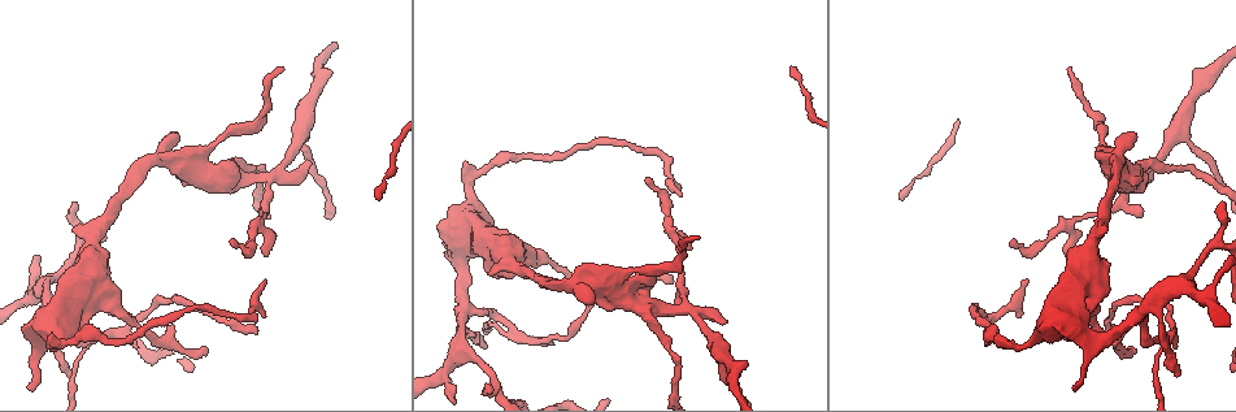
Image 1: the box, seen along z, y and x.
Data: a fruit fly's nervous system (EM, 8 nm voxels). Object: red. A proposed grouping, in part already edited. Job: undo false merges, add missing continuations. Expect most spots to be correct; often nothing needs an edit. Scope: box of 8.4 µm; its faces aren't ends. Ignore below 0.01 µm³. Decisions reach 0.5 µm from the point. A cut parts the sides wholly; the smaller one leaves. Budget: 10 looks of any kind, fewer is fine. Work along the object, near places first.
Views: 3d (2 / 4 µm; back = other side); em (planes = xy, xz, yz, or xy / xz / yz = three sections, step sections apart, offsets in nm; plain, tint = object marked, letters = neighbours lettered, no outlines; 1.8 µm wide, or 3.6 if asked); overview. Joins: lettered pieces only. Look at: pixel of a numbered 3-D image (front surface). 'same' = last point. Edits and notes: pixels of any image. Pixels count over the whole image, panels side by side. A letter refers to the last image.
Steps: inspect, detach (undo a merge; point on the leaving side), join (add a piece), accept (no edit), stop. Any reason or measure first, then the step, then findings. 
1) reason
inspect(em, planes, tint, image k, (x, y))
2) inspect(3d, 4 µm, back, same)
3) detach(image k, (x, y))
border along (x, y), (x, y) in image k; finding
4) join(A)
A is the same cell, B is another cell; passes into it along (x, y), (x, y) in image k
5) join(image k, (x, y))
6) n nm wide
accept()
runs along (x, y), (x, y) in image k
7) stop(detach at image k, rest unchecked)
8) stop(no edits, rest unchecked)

free end
inspect(em, xy, step 8, tint, image 1, (482, 344))

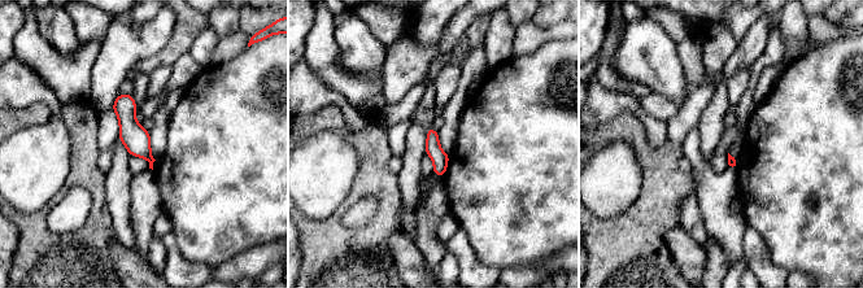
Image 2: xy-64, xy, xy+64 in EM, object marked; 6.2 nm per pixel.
inspect(em, planes, letters, same)

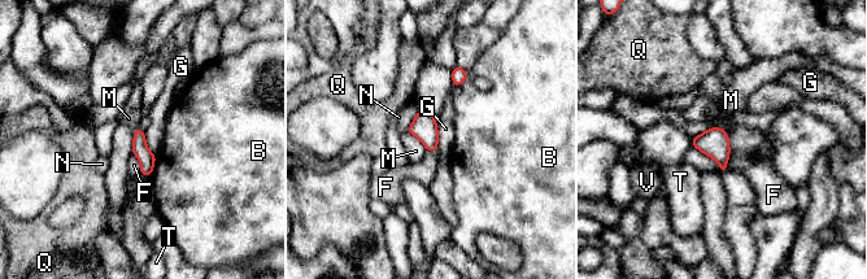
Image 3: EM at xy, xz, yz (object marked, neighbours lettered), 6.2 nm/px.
accept()
B, F, G, M, N, Q, T and V are other cells; border along (435, 118), (438, 129), (436, 151) in image 3; no lettered piece goes on from it

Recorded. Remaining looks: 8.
sharp bend
inspect(em, planes, letters, image 1, (1101, 286))

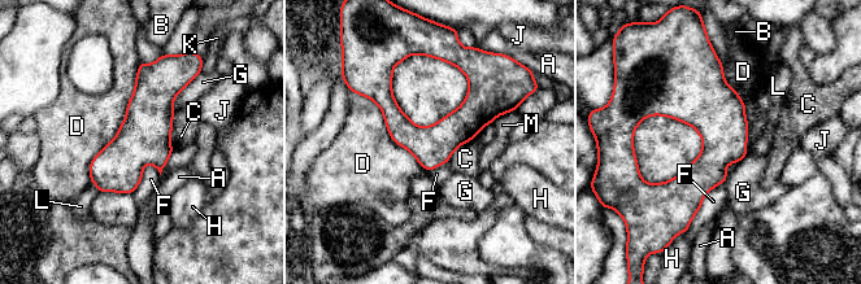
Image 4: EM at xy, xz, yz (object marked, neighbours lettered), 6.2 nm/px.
D touches over 800 nm
accept()
A, B, C, D, F, G, H, J, K, L and M are other cells; border along (738, 161), (705, 195), (688, 228) in image 4; continuous, no second neuron

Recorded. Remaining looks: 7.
sharp bend
inspect(em, 3.6 µm, xz, step 4, letters, image 1, (56, 348))

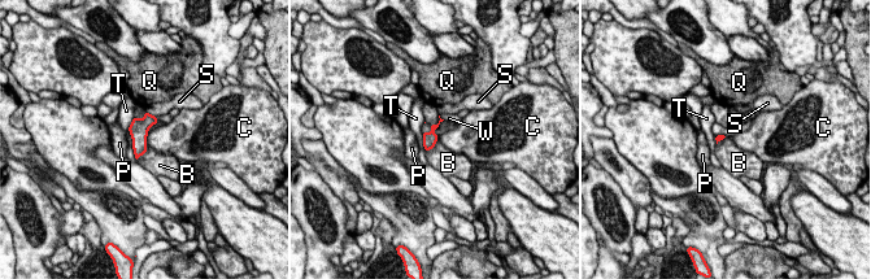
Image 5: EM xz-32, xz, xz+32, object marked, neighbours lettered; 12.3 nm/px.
accept()
B, C, P, Q, S, T and W are other cells; border along (438, 138), (436, 143), (425, 151) in image 5; one neuron here

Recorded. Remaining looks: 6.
thin neck
inspect(3d, 4 µm, image 1, (677, 309))

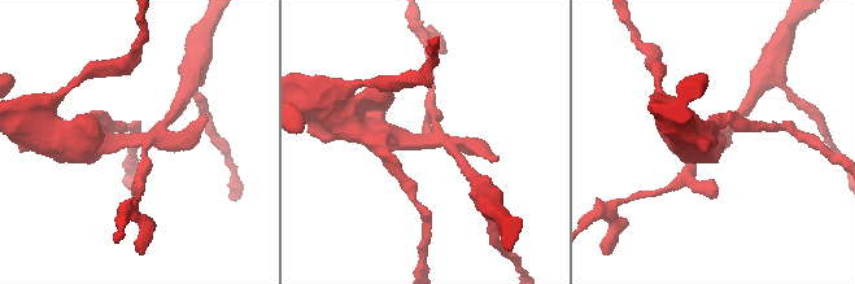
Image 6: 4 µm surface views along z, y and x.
4 arms
inspect(em, planes, letters, image 6, (141, 143))

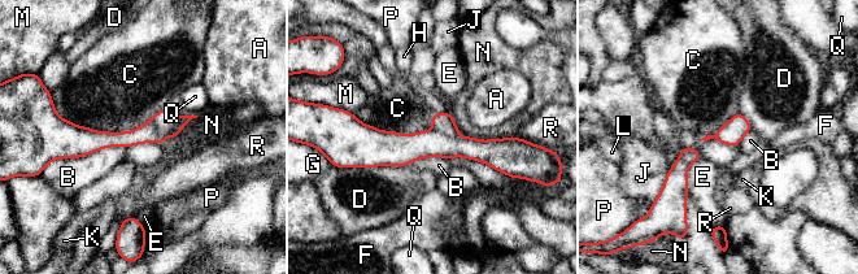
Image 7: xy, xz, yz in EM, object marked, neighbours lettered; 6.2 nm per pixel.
detach(image 7, (443, 122))
A, B, C, D, E, F, G, H, J, K, L, M, N, P, Q and R are other cells; border along (432, 127), (451, 136), (458, 136) in image 7; a second neuron is stuck on

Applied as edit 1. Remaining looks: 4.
stop(detach at image 7, rest unchecked)

